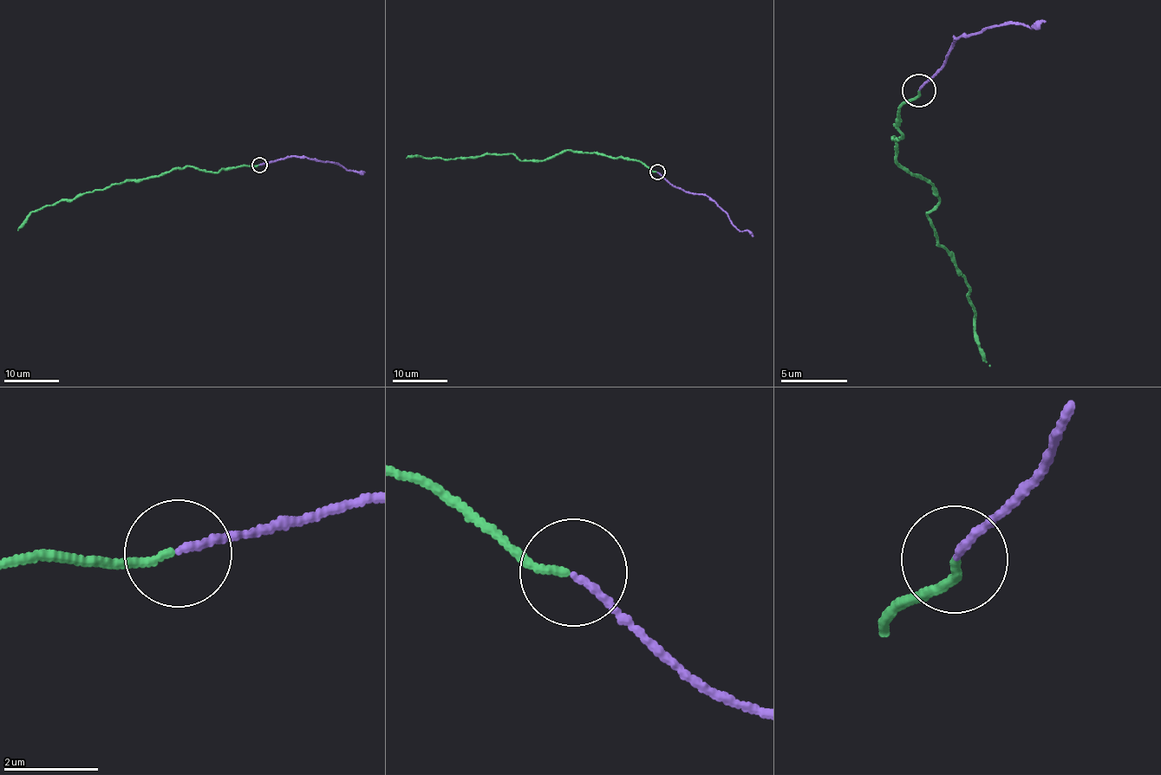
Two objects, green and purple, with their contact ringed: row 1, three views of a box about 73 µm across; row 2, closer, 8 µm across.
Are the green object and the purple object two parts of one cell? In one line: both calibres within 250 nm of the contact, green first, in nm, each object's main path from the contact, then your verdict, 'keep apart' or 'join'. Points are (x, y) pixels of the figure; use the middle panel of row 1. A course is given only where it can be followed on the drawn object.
150/140 nm | green via (656, 172), (635, 159), (568, 151), (544, 159), (522, 160), (512, 153), (446, 159), (411, 155), (406, 158) | purple via (657, 172), (685, 192), (707, 195), (740, 231), (748, 230), (752, 237) | join

